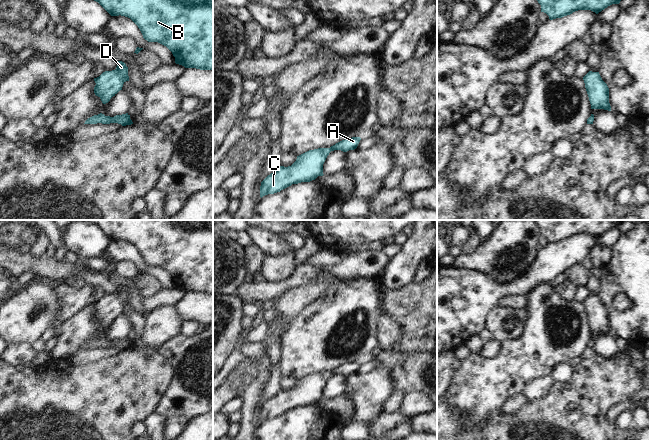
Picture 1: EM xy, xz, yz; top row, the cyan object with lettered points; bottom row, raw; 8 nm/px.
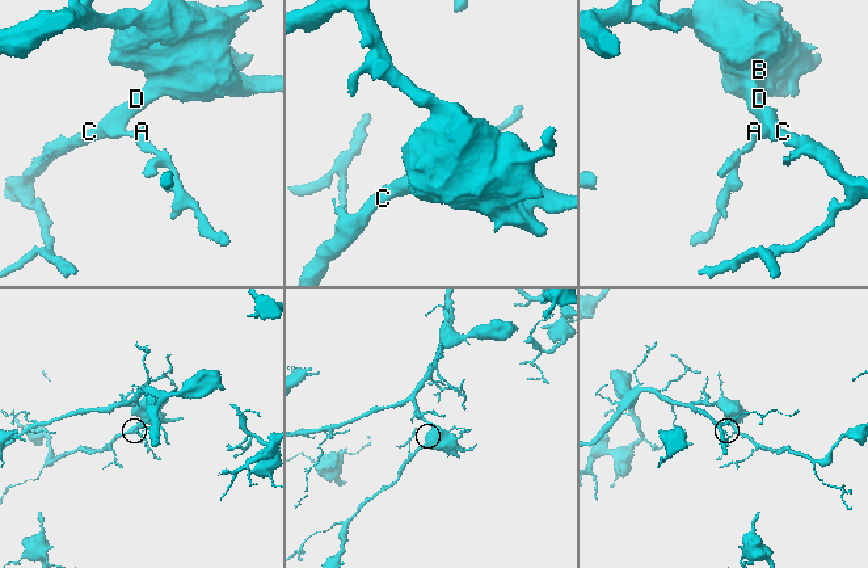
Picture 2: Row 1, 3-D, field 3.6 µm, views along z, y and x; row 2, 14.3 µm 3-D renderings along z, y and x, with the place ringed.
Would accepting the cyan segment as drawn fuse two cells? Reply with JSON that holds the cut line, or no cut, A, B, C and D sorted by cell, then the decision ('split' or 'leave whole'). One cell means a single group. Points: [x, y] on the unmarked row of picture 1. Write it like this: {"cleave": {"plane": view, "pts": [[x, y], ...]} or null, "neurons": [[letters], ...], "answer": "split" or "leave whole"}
{"cleave": null, "neurons": [["A", "B", "C", "D"]], "answer": "leave whole"}

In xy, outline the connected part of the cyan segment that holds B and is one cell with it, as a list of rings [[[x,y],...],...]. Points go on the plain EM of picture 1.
[[[87,220],[98,226],[111,240],[130,242],[140,253],[143,262],[148,266],[158,266],[166,270],[175,281],[175,287],[185,292],[213,294],[213,220]]]

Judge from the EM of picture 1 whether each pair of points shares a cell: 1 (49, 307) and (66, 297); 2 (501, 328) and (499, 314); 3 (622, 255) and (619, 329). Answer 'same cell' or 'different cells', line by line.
1: different cells
2: same cell
3: same cell

